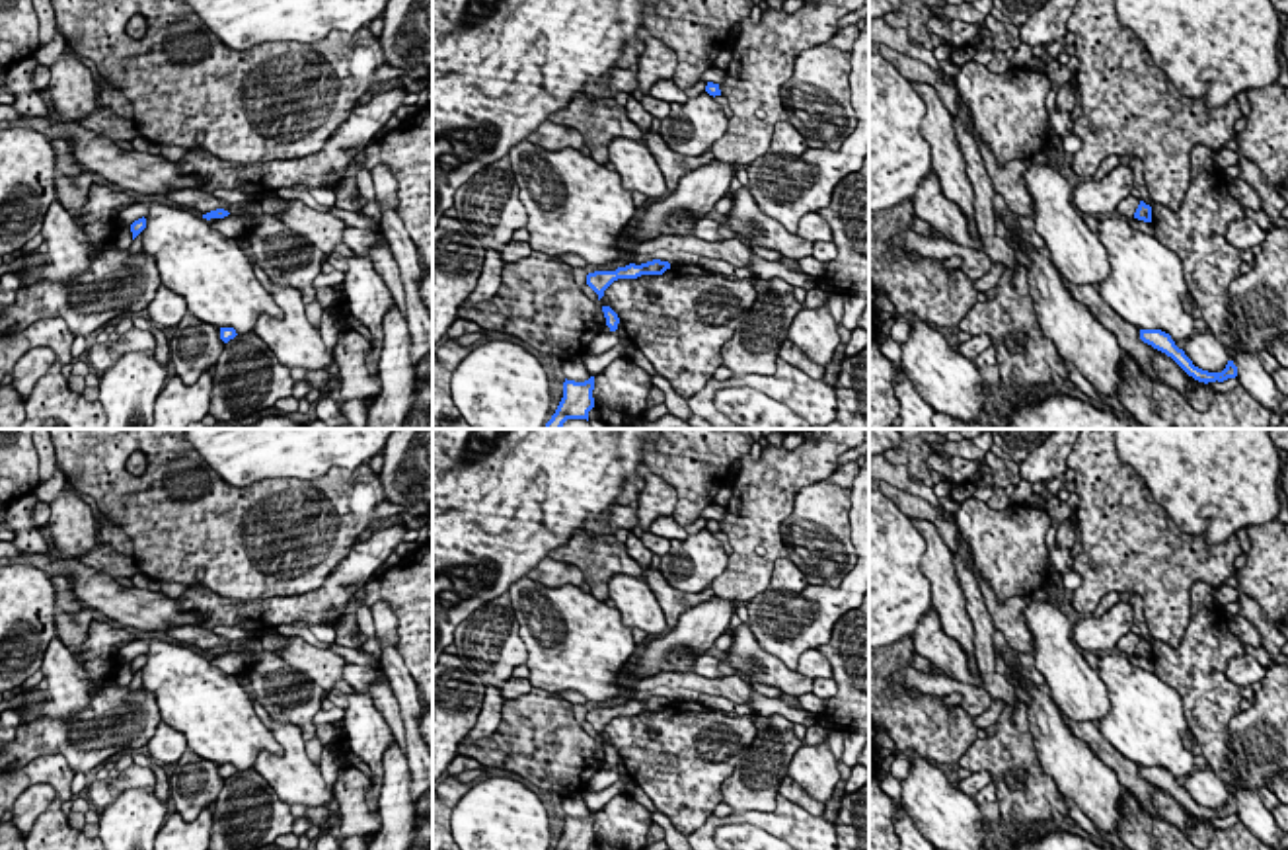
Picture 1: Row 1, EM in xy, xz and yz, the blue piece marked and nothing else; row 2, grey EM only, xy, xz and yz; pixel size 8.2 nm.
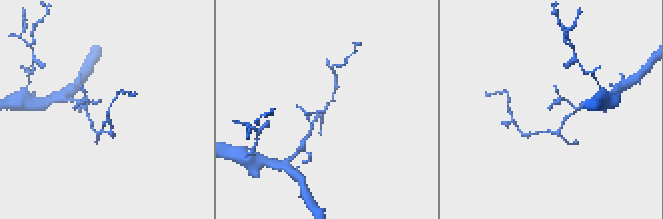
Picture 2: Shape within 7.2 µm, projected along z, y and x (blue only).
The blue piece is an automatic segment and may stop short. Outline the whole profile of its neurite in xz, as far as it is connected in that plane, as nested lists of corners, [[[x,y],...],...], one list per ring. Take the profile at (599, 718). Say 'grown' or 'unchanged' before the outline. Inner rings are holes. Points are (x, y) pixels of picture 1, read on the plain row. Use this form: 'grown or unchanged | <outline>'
unchanged | [[[653,696],[641,702],[629,700],[618,704],[616,708],[594,708],[587,712],[587,721],[598,731],[598,737],[604,733],[604,727],[618,715],[637,715],[641,712],[663,712],[670,706],[668,698]]]

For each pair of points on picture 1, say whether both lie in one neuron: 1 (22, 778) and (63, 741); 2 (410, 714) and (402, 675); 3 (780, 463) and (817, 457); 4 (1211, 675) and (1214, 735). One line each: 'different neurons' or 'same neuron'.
1: different neurons
2: same neuron
3: same neuron
4: same neuron

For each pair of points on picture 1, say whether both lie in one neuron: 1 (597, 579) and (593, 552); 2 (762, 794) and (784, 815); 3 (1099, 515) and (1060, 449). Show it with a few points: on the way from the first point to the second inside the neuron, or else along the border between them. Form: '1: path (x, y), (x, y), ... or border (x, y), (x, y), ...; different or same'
1: path (597, 574), (597, 558); same
2: border (778, 794), (776, 806), (770, 811), (733, 813); different
3: border (1072, 449), (1066, 466); different

